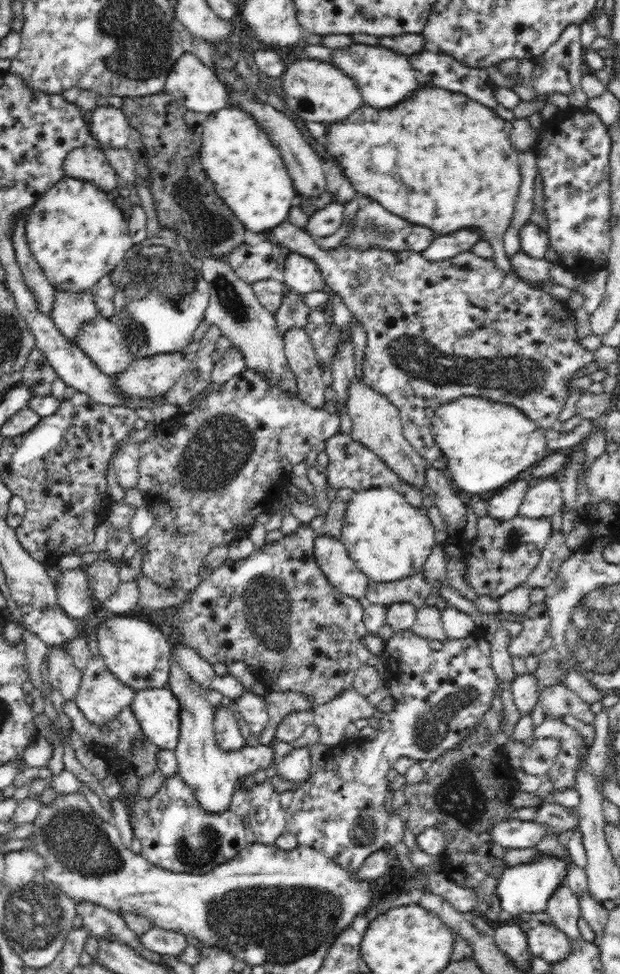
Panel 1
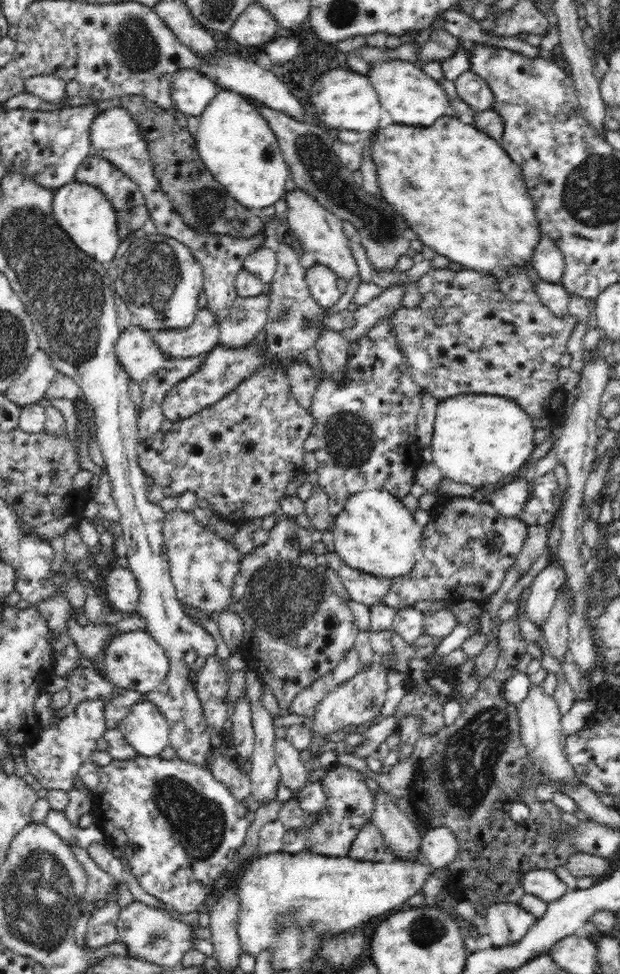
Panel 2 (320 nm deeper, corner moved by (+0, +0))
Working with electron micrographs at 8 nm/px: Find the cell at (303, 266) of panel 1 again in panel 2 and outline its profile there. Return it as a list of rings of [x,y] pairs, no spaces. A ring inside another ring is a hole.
[[[320,265],[308,270],[307,283],[312,298],[323,309],[334,306],[342,296],[342,290],[336,285],[336,275],[328,267]]]

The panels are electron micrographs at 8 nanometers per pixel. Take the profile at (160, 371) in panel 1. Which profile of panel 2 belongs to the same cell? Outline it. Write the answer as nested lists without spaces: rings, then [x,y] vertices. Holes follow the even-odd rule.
[[[206,305],[199,308],[192,324],[186,328],[157,330],[153,332],[153,339],[168,358],[200,356],[219,344],[219,324]]]

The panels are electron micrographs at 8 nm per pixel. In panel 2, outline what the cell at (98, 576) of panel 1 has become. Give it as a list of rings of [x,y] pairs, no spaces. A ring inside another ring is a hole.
[[[115,566],[105,573],[105,601],[124,614],[137,613],[139,586],[128,568]]]

